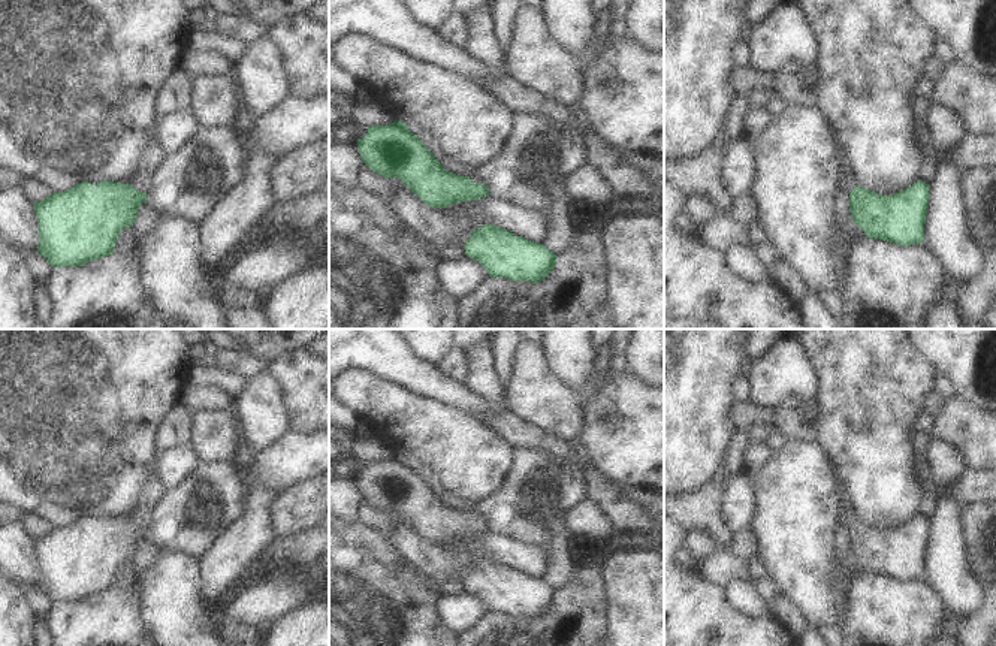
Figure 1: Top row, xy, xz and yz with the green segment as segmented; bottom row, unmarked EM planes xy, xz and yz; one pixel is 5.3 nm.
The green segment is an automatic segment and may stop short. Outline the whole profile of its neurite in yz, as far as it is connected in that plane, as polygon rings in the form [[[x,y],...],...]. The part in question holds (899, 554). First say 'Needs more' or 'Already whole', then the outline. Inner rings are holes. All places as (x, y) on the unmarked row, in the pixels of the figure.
Needs more. [[[840,492],[848,516],[849,546],[866,573],[900,582],[923,579],[930,520],[921,514],[893,531],[881,531],[858,520],[849,498]]]

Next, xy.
Needs more. [[[160,456],[157,458],[157,468],[142,487],[132,520],[114,516],[99,519],[82,516],[67,526],[52,528],[42,537],[33,538],[39,556],[40,577],[37,586],[48,595],[51,603],[78,603],[115,588],[121,565],[133,561],[139,541],[147,538],[147,525],[153,517],[153,511],[169,492],[169,486],[159,471],[159,459]]]

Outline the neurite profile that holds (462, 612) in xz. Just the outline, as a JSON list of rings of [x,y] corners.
[[[464,592],[459,595],[443,595],[440,615],[449,628],[465,634],[485,621],[491,612],[479,597]]]

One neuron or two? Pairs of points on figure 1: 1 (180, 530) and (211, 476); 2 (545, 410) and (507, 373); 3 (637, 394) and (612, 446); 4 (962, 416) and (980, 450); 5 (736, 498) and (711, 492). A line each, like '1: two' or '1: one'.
1: one
2: two
3: one
4: one
5: two

